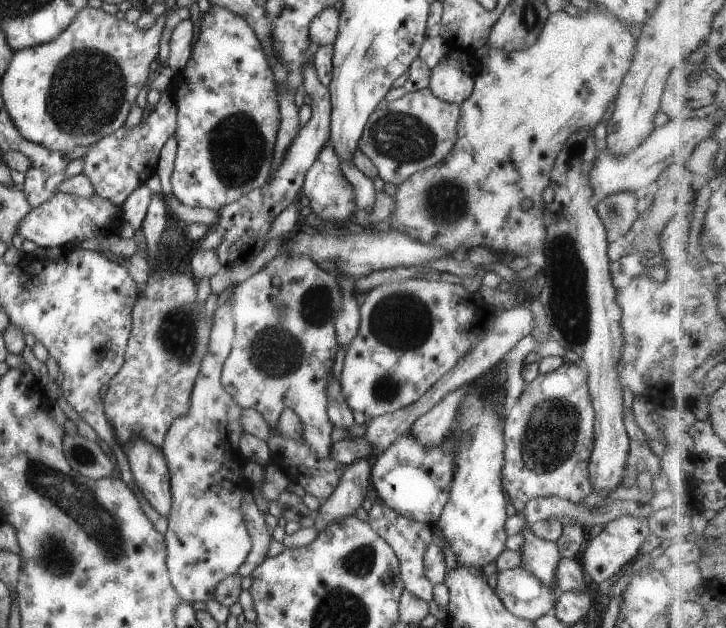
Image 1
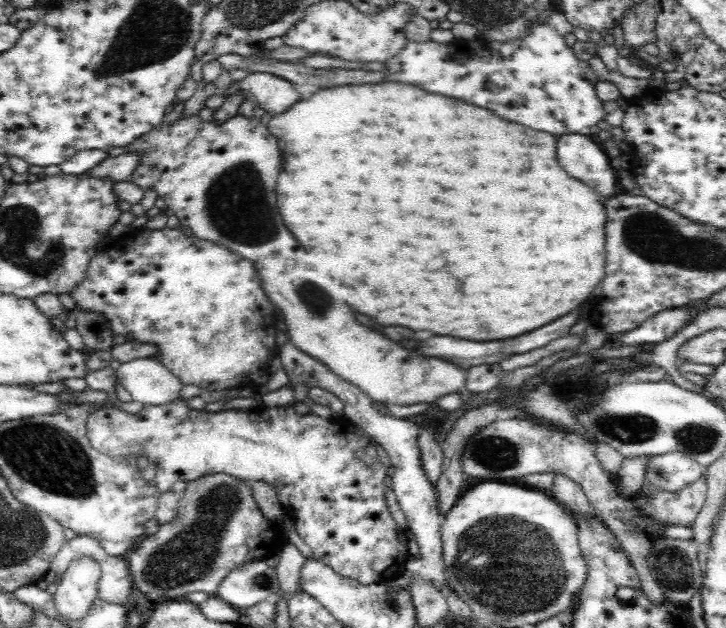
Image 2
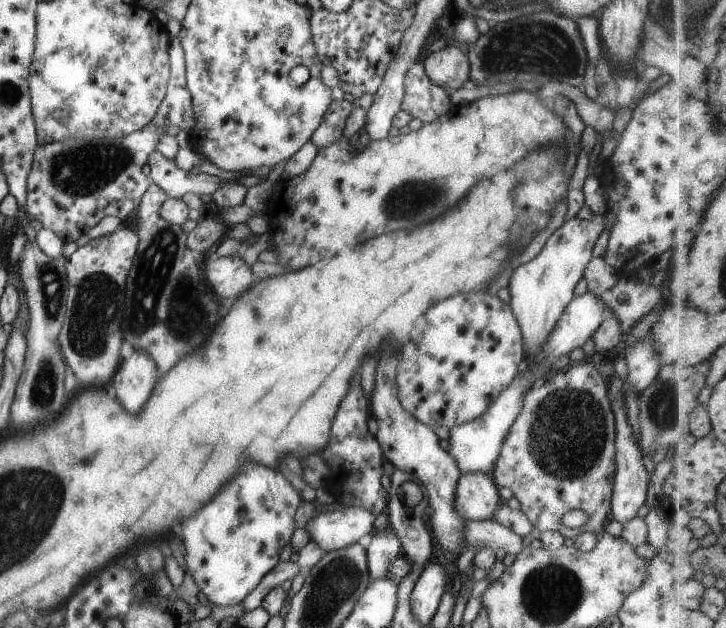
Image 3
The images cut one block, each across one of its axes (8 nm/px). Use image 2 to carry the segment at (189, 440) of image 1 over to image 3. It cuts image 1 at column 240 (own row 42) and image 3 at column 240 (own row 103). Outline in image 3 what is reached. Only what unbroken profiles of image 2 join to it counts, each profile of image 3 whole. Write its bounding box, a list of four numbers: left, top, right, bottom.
[180,462,302,606]

